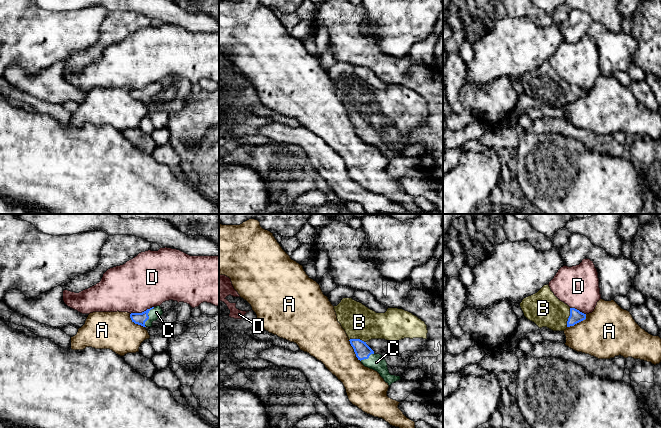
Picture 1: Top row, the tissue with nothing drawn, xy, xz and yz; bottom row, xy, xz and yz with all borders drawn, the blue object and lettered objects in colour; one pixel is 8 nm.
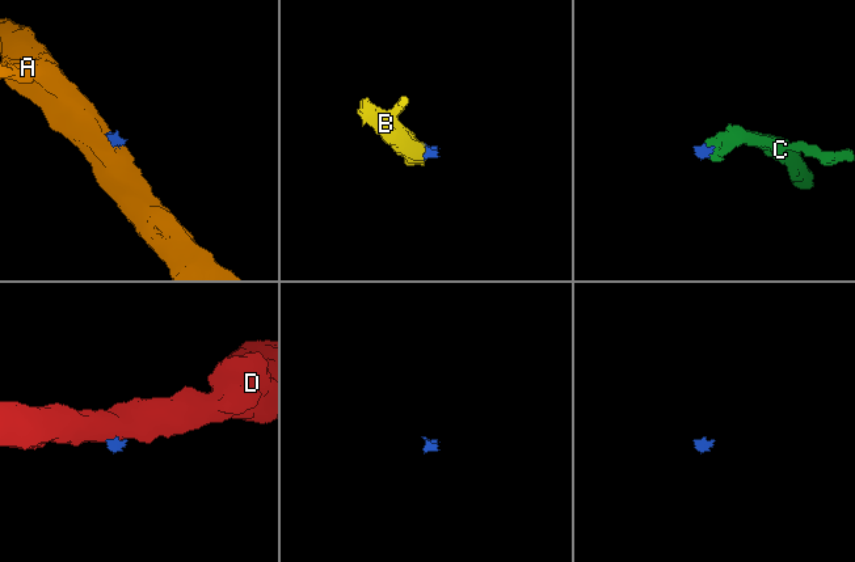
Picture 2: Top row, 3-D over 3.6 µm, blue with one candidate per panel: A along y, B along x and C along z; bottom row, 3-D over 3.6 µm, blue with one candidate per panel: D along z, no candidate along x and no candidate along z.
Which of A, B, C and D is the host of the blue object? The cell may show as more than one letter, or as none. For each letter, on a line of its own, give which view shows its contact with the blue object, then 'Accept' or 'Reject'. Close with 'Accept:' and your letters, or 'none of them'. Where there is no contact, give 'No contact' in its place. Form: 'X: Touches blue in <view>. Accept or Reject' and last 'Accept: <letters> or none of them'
A: Touches blue in yz. Reject
B: Touches blue in yz. Accept
C: Touches blue in xy. Accept
D: Touches blue in xy. Reject
Accept: B, C

